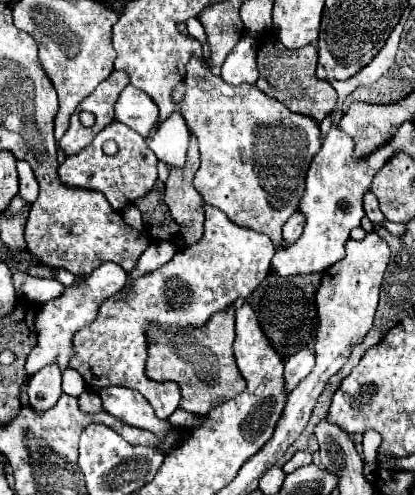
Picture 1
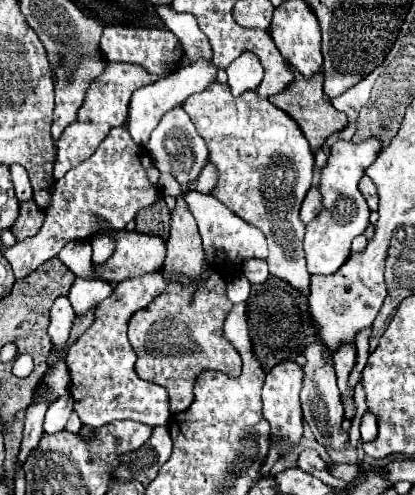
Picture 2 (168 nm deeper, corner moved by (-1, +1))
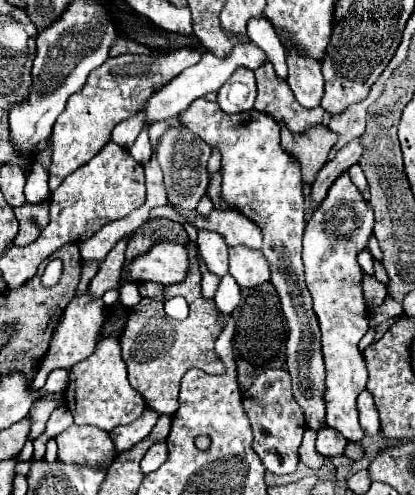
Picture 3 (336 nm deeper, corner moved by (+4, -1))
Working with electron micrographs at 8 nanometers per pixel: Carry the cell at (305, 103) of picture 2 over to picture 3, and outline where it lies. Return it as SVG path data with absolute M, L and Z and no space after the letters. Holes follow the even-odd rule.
M281 126L281 146L293 154L301 162L303 182L311 184L317 172L327 162L331 146L337 142L339 134L329 130L327 126L311 126L305 134L289 134L285 126Z

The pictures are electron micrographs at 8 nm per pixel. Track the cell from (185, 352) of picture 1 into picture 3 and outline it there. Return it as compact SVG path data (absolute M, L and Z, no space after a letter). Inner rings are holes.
M189 240L185 248L189 250L189 270L185 280L163 286L163 298L143 298L135 308L131 308L127 326L121 336L123 360L127 364L131 386L143 394L149 408L167 416L175 414L177 410L179 382L189 368L201 368L207 374L225 374L225 366L213 350L215 338L223 328L221 312L213 300L207 300L201 294L197 246ZM175 294L183 294L189 304L189 316L183 322L169 318L163 310L165 300L173 298Z

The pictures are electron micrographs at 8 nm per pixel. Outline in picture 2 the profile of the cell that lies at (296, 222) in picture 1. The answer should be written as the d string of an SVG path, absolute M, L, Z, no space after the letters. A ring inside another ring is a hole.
M314 184L314 186L308 190L308 194L306 194L304 202L302 202L300 218L304 220L304 224L308 224L314 216L320 214L320 210L322 210L322 196L320 196L320 190L318 190L318 184Z

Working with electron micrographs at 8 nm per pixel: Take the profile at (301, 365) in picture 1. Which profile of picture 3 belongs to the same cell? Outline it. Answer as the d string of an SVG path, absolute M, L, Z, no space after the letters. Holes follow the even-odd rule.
M265 370L253 380L253 386L243 398L245 414L253 428L253 450L263 460L263 466L273 474L289 474L299 462L299 444L305 432L305 420L299 404L291 394L291 382L287 370Z

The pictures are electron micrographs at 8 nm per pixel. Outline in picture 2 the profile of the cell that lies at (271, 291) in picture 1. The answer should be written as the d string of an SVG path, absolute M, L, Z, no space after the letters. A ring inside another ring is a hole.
M270 276L264 284L254 284L250 298L246 300L246 318L250 326L250 340L254 354L262 368L268 372L274 364L294 360L306 344L310 344L312 336L312 320L306 308L306 302L290 284Z

